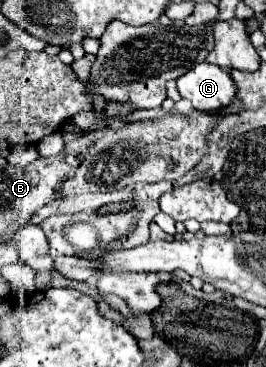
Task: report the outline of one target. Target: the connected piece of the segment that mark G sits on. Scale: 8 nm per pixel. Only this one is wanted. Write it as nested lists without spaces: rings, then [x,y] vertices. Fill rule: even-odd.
[[[202,62],[176,80],[182,98],[190,100],[196,110],[214,112],[226,108],[236,98],[236,84],[230,72]]]

